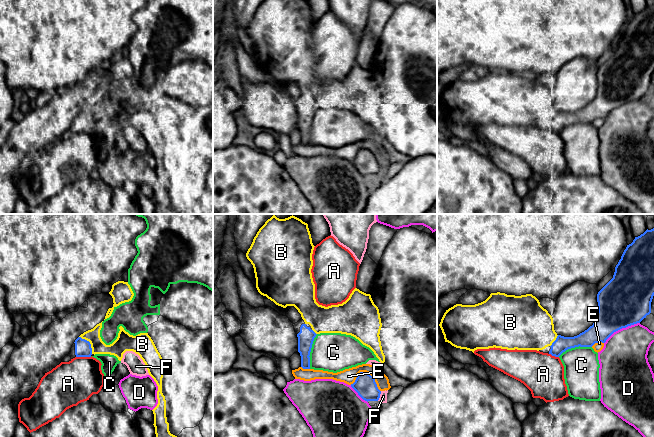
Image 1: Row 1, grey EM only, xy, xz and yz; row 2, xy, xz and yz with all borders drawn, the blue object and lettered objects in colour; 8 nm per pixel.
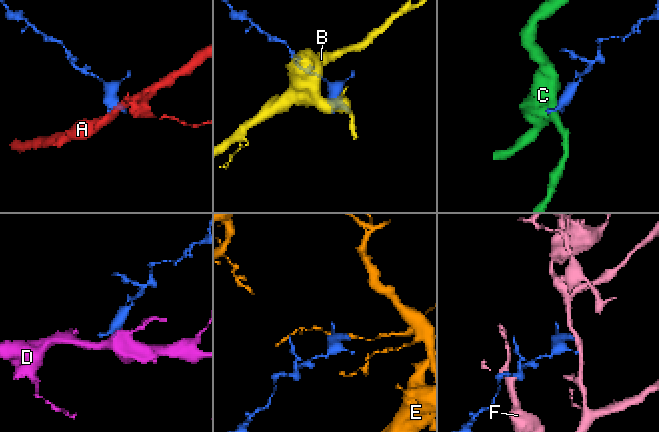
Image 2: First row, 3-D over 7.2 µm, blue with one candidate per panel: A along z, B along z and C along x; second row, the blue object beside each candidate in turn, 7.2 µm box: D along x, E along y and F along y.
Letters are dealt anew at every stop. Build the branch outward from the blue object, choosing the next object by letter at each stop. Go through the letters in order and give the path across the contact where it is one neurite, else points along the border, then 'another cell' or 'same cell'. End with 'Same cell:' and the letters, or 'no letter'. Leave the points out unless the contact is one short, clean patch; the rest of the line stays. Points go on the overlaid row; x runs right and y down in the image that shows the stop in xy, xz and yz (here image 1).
A: another cell
B: same cell
C: another cell
D: another cell
E: another cell
F: border along xz (381, 391), (380, 397), (377, 400); another cell
Same cell: B

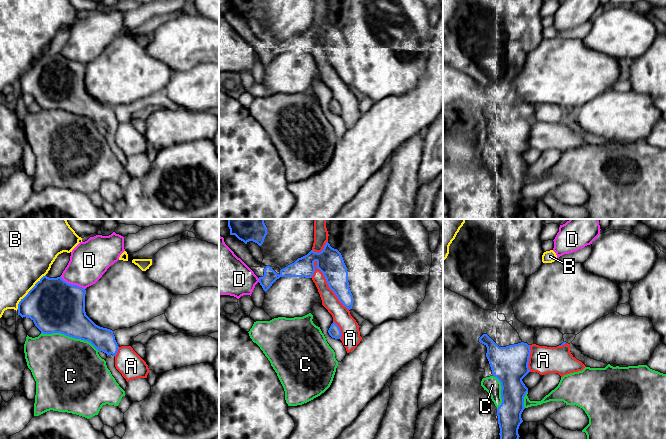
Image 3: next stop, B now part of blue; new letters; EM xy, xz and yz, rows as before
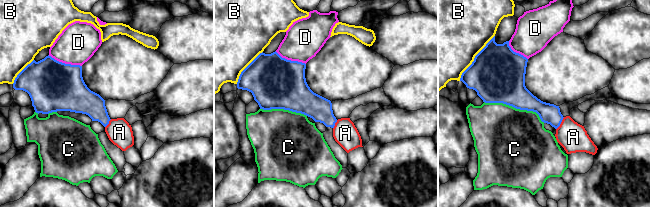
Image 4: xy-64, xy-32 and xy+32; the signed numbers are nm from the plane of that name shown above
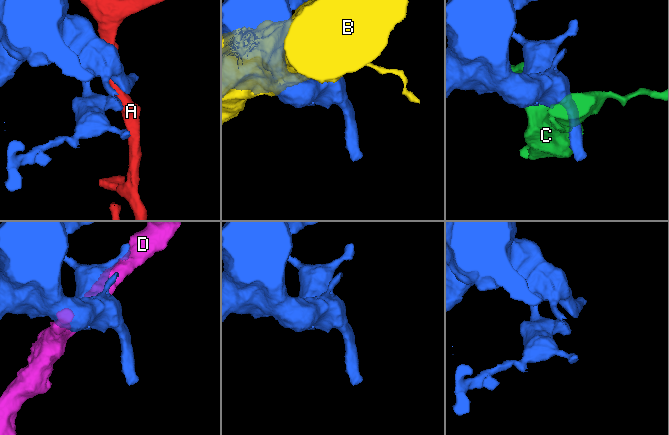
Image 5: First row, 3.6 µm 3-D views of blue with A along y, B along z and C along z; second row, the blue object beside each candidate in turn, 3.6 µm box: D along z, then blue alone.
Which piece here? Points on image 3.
A: another cell
B: another cell
C: another cell
D: another cell
Same cell: no letter

